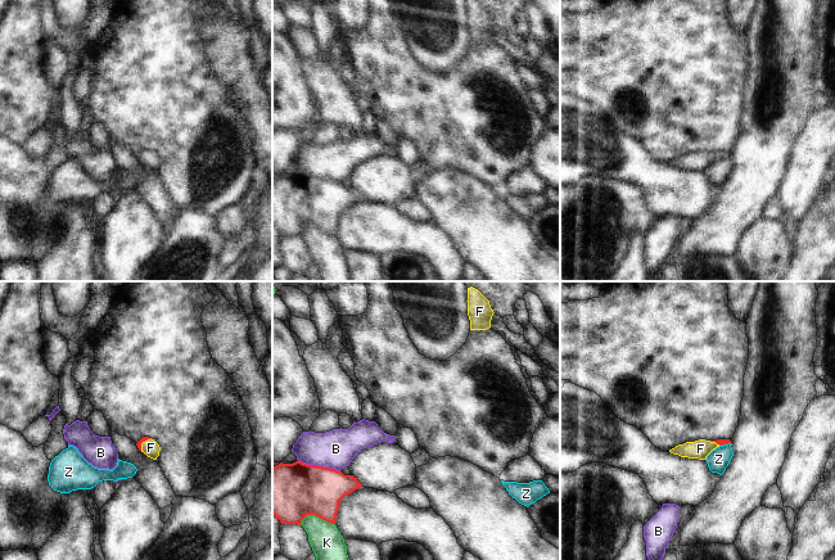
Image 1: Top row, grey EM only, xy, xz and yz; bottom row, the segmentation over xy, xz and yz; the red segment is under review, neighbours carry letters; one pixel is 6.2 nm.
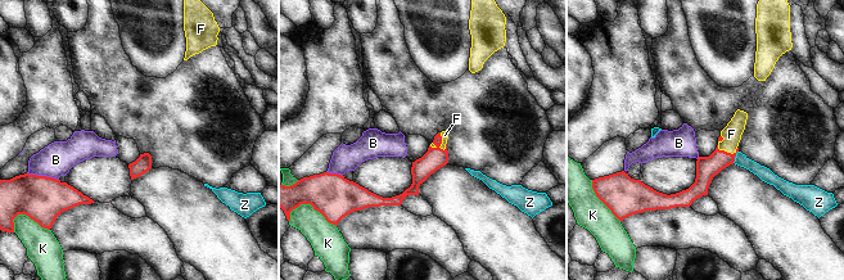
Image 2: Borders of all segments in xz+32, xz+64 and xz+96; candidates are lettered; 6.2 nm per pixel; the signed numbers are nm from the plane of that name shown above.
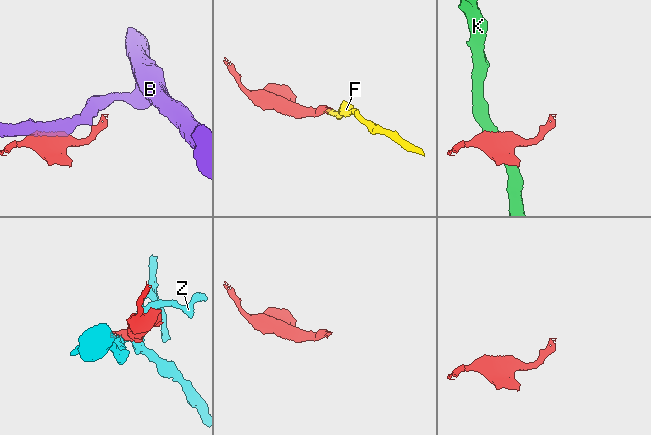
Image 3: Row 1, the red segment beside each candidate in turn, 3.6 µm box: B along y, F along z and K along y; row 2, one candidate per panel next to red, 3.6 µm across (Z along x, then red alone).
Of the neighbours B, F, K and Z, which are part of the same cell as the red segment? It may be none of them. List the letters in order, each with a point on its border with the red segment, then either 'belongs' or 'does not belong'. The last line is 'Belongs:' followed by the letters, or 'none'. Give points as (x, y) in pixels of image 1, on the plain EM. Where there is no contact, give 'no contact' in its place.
B: meets red in xz at (319, 179); does not belong
F: meets red in xy at (140, 157); belongs
K: meets red in xz at (316, 227); does not belong
Z: meets red in yz at (725, 156); does not belong
Belongs: F

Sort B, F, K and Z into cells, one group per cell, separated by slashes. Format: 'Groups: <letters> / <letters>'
Groups: B / F / K / Z

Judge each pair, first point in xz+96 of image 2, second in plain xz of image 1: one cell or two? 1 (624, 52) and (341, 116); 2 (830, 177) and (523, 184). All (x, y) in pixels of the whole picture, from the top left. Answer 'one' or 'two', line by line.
1: one
2: one

